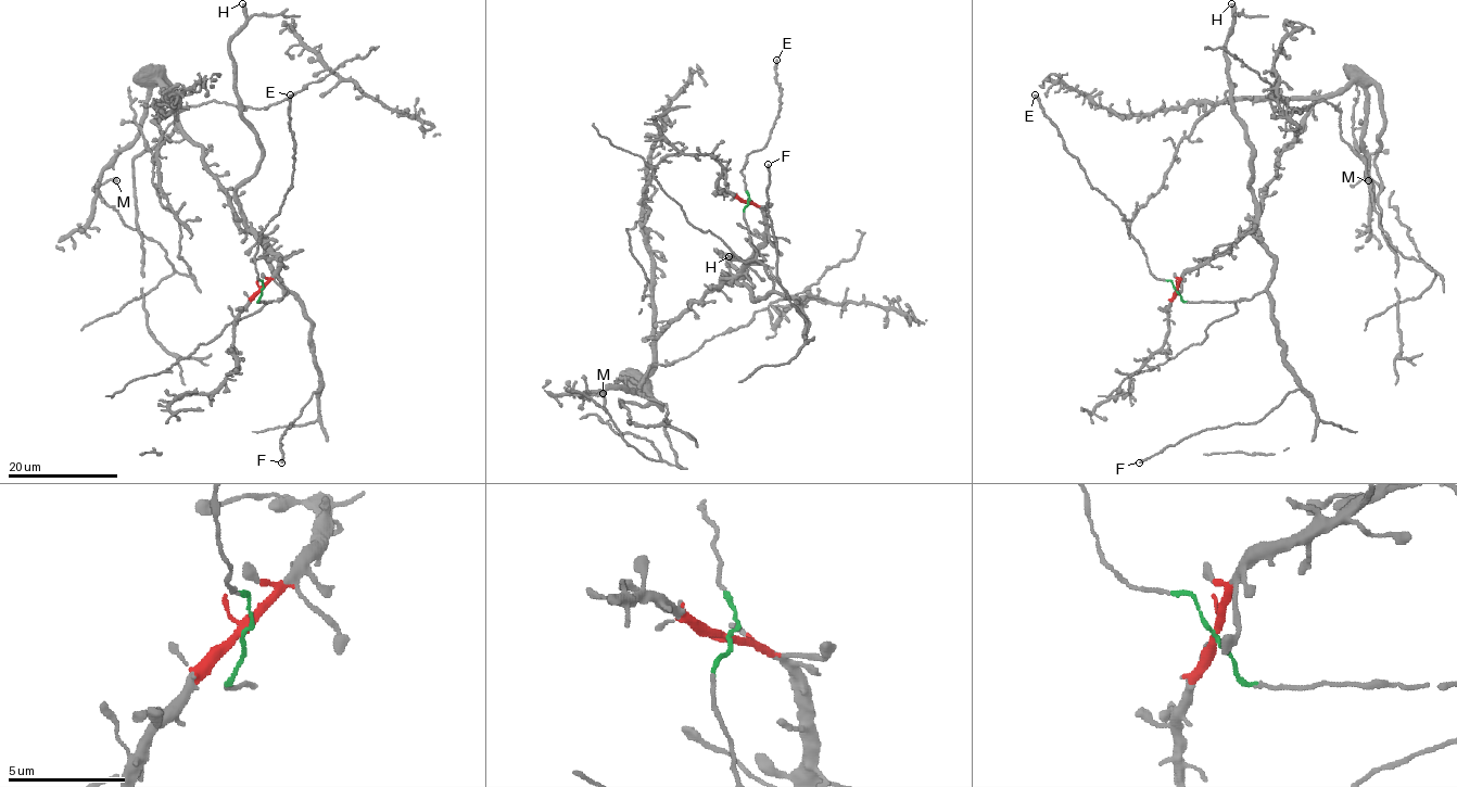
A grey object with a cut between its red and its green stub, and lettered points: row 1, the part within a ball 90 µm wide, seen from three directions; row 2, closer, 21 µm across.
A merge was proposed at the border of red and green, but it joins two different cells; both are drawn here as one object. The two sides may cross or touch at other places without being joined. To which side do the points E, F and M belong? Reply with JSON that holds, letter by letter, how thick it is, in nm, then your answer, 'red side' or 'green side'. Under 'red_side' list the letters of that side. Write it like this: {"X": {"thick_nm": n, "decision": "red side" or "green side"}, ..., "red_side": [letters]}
{"E": {"thick_nm": 240, "decision": "green side"}, "F": {"thick_nm": 280, "decision": "green side"}, "M": {"thick_nm": 500, "decision": "red side"}, "red_side": ["M"]}

